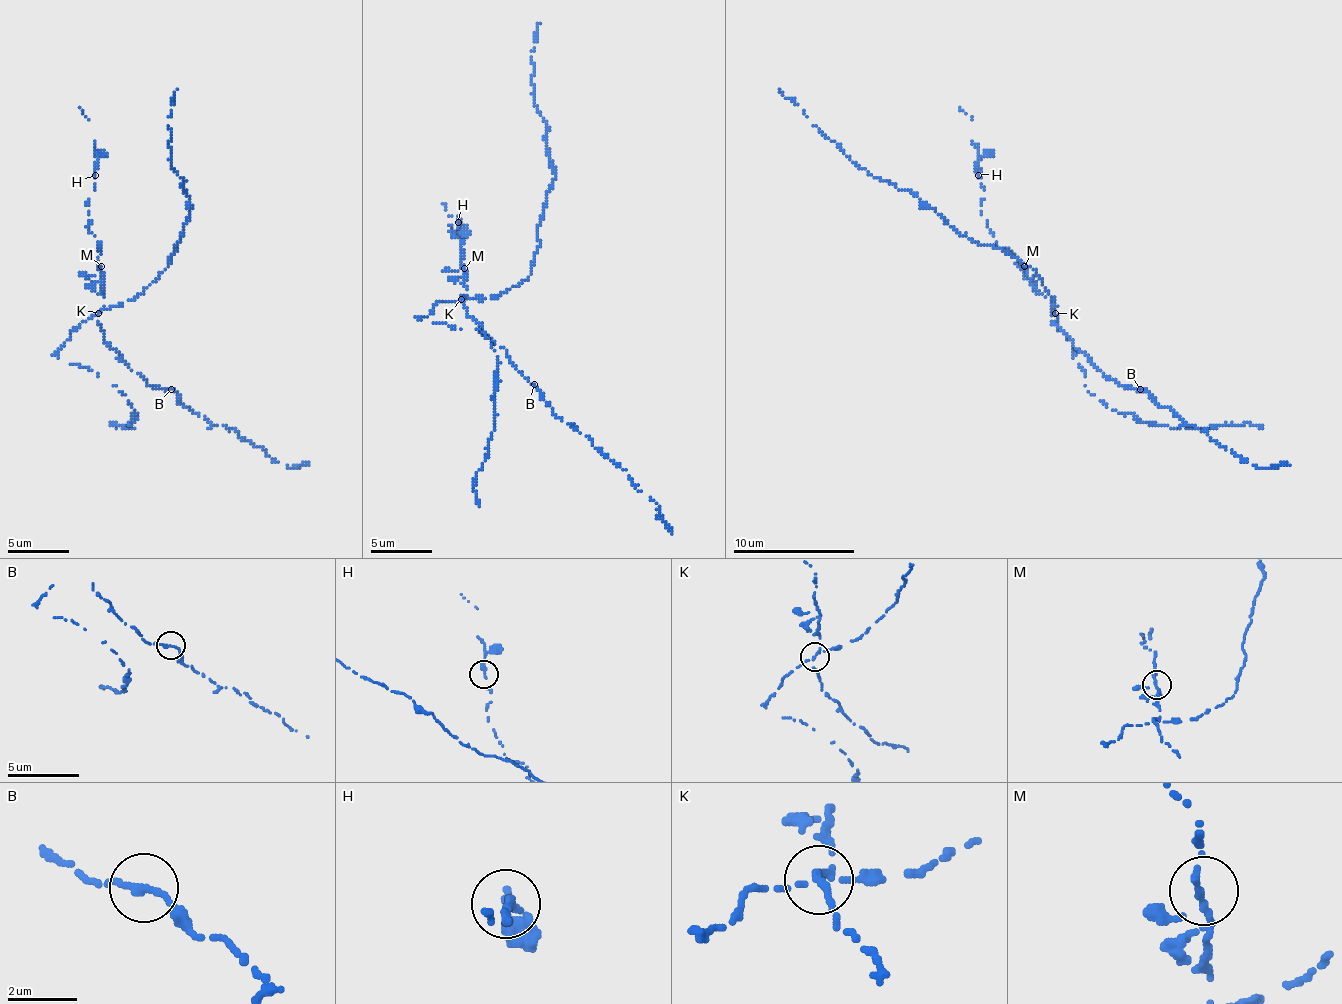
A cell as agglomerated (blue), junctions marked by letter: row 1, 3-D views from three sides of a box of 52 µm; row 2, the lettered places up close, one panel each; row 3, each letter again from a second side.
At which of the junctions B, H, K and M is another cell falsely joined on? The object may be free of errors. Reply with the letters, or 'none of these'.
K

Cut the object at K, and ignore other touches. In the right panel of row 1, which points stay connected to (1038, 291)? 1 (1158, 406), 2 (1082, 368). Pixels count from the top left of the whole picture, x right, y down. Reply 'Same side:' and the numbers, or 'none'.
Same side: 1

